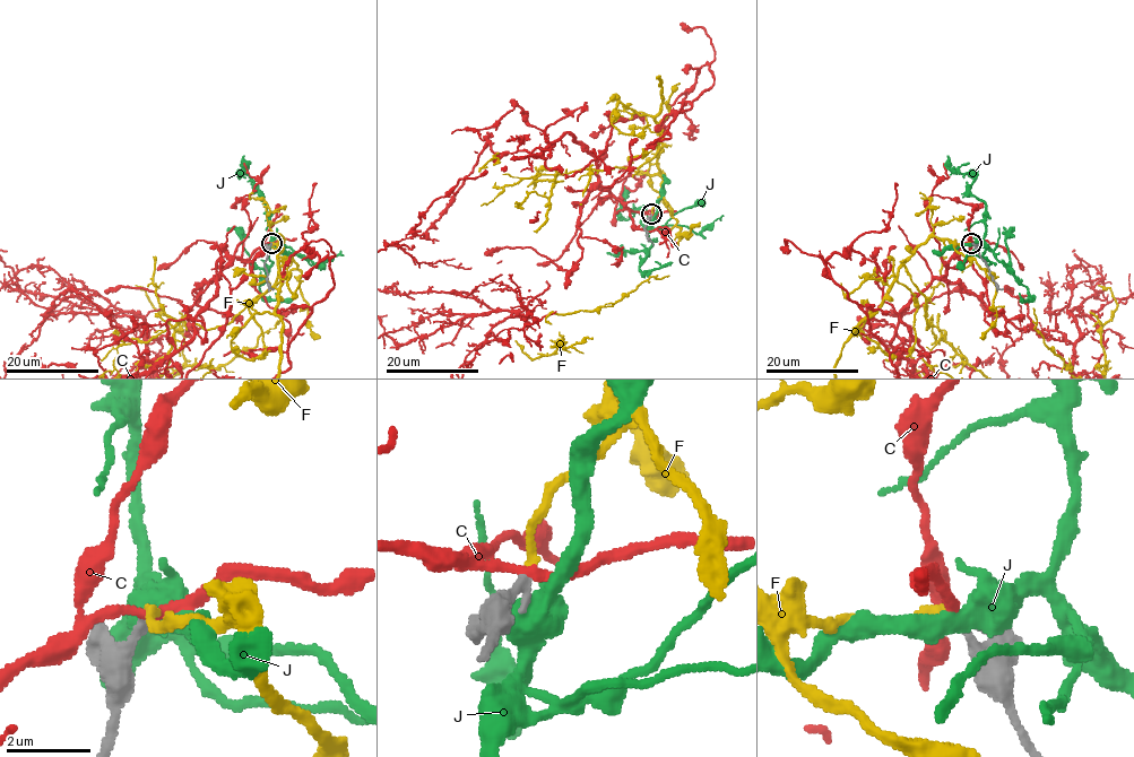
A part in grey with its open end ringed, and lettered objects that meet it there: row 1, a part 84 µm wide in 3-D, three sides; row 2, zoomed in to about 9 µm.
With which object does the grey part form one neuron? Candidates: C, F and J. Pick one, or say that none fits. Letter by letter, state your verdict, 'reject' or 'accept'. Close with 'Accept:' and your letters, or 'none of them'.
C: reject
F: accept
J: reject
Accept: F

